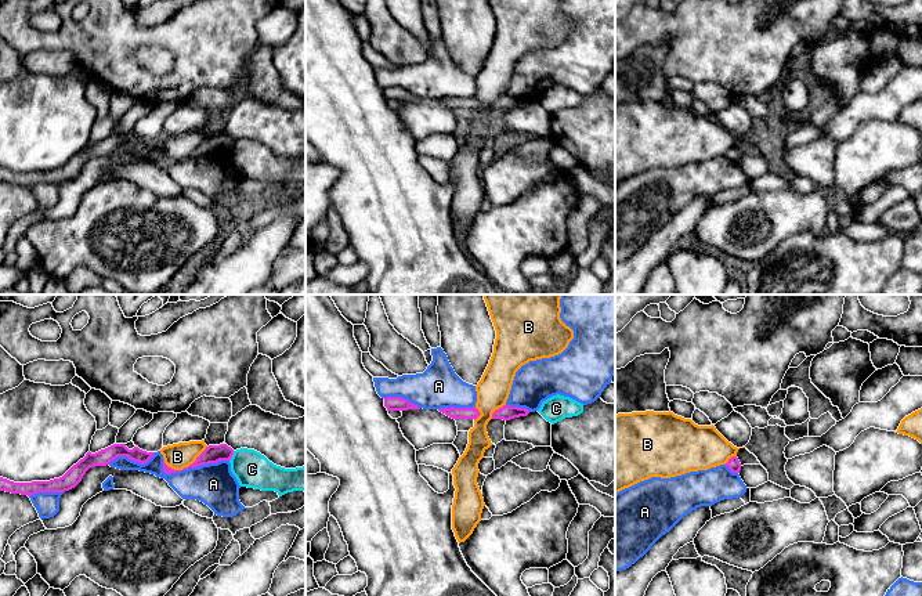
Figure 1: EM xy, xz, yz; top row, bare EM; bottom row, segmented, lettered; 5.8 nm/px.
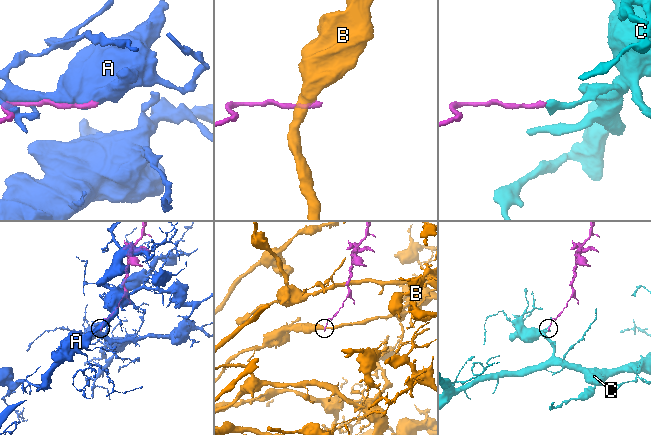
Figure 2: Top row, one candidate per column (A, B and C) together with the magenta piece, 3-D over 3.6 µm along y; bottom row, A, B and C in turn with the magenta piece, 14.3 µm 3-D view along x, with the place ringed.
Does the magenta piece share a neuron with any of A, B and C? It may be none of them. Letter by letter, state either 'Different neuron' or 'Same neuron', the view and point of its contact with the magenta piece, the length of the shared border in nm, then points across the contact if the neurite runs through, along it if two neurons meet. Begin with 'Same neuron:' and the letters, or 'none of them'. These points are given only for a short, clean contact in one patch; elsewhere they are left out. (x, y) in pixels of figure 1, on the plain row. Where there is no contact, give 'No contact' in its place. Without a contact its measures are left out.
Same neuron: none of them
A: Different neuron. Touches magenta at xy (195, 156). Shared border 400 nm
B: Different neuron. Touches magenta at xy (185, 158). Shared border 280 nm. Boundary: xy (206, 136), (191, 154), (181, 159), (172, 159), (163, 152)
C: Different neuron. Touches magenta at xy (231, 147). Shared border 70 nm. Boundary: xy (234, 141), (230, 151)

